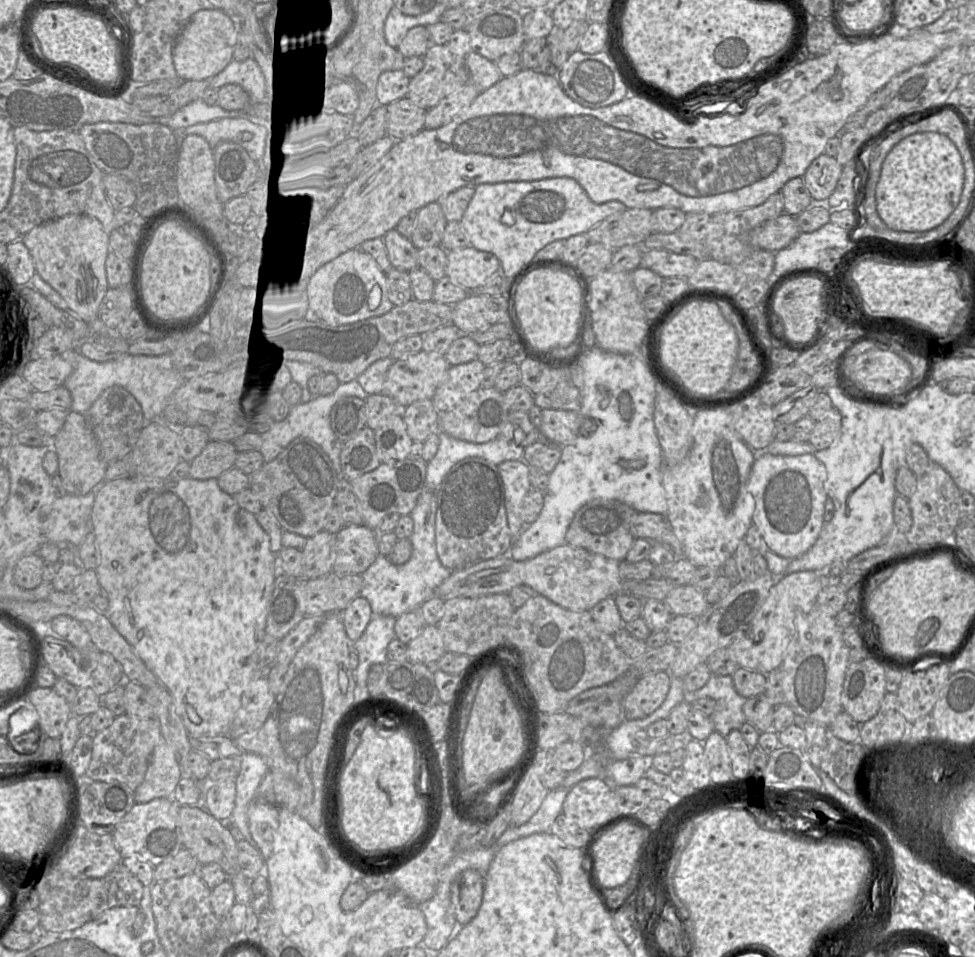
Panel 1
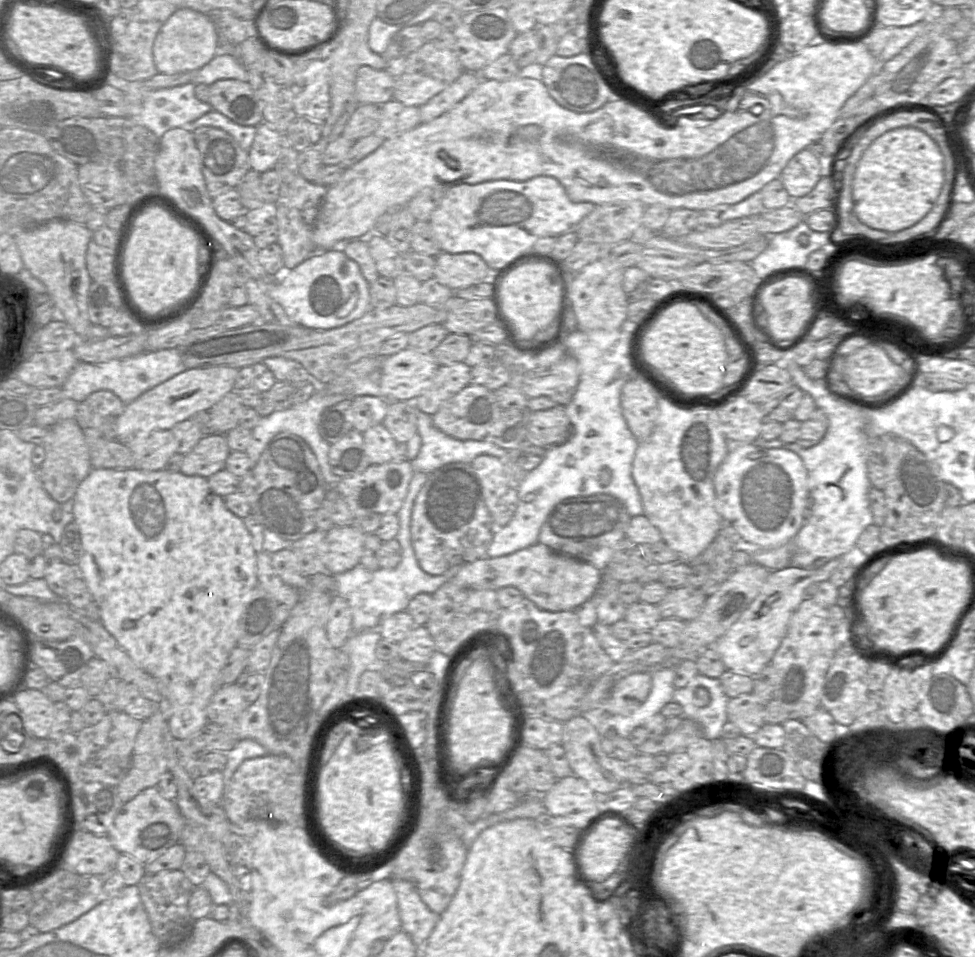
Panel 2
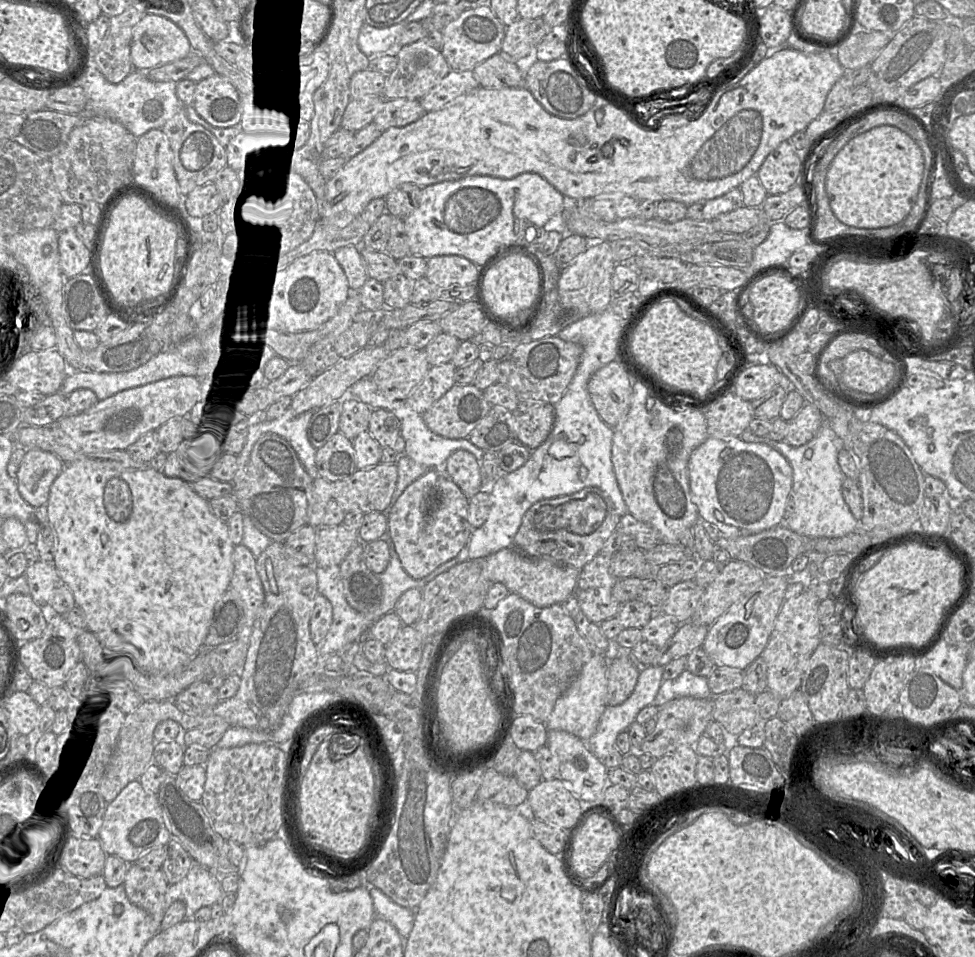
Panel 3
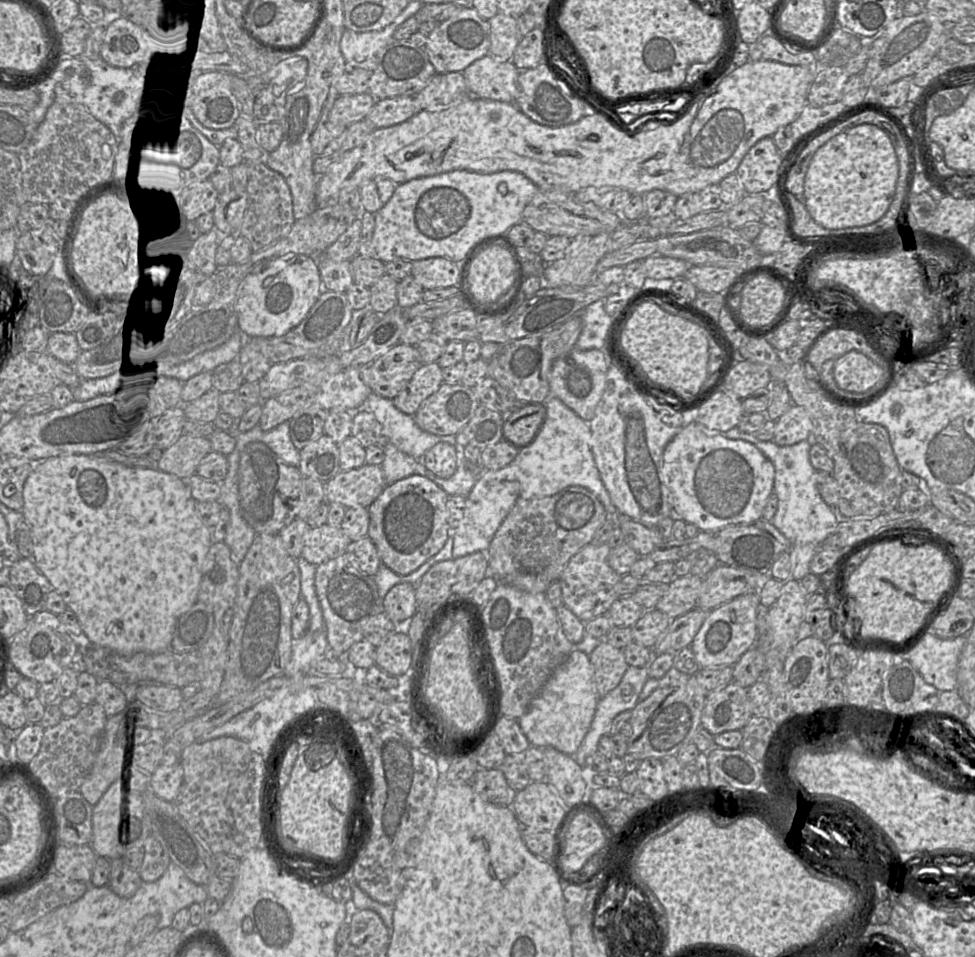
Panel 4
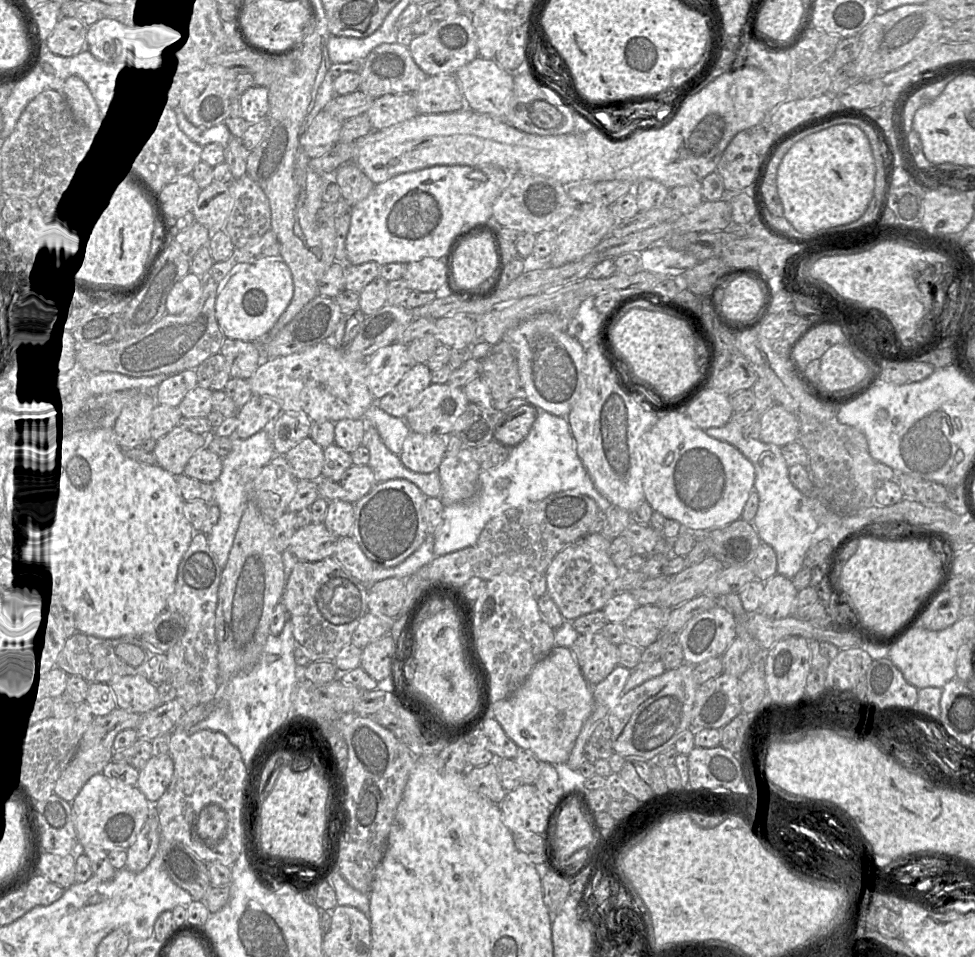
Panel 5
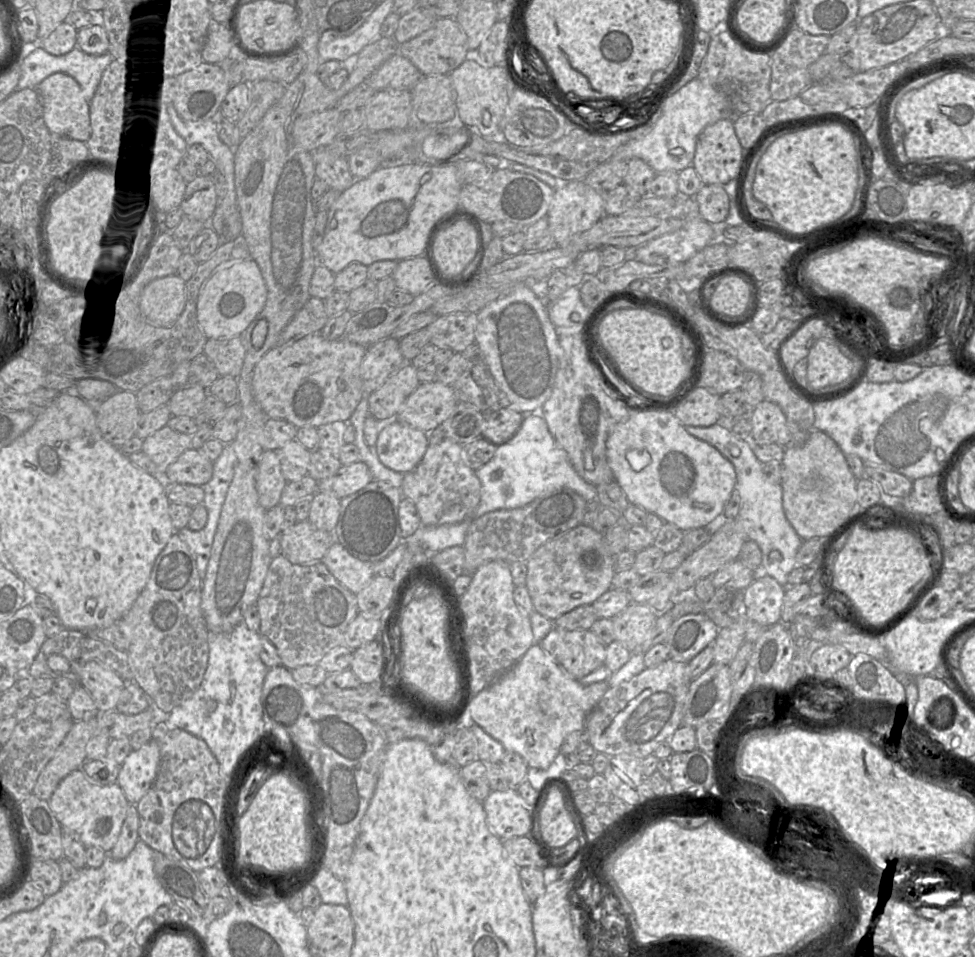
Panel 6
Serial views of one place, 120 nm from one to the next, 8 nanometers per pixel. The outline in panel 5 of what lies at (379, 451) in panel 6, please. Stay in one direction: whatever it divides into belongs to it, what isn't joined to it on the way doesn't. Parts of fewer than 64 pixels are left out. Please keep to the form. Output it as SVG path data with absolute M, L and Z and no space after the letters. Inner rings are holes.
M411 432L398 455L403 465L416 473L438 470L447 452L447 436Z

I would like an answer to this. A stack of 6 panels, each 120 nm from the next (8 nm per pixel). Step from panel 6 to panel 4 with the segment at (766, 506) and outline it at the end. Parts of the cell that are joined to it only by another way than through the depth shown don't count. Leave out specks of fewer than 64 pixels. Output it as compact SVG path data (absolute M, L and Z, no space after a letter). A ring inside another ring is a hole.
M737 427L724 433L731 440L741 440L754 445L767 457L775 468L774 494L778 499L777 511L771 523L791 542L788 551L791 577L800 580L810 571L810 562L821 543L837 527L839 521L833 509L823 500L817 488L817 470L811 465L809 451L812 440L804 440L791 446L779 446L773 441L760 441Z

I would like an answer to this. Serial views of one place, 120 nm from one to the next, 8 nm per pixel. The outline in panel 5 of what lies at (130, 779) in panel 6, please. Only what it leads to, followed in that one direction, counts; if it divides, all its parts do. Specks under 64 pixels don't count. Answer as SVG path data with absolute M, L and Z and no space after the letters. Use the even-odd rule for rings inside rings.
M169 754L152 756L140 769L136 786L151 804L167 790L174 775L174 762Z

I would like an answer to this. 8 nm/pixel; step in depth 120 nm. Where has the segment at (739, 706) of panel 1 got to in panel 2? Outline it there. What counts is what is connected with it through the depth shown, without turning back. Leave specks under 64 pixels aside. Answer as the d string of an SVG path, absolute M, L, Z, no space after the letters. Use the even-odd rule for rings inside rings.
M698 673L685 687L675 689L670 702L681 705L683 717L667 717L666 731L676 729L684 719L690 719L700 727L703 736L709 740L719 739L728 721L729 699L719 679Z

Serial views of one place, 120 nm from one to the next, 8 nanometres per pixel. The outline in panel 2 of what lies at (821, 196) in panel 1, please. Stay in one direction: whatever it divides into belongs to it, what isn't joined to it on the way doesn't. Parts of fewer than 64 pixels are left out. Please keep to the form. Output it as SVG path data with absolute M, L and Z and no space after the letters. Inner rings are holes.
M803 149L789 160L779 179L789 196L797 199L811 192L826 175L828 159L814 155L809 149Z

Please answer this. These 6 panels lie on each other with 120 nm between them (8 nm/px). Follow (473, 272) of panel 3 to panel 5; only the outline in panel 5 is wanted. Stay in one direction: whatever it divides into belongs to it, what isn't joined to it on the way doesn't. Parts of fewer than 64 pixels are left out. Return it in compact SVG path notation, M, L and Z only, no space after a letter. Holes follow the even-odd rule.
M451 256L426 257L406 264L402 277L412 291L441 293L447 290L451 271Z

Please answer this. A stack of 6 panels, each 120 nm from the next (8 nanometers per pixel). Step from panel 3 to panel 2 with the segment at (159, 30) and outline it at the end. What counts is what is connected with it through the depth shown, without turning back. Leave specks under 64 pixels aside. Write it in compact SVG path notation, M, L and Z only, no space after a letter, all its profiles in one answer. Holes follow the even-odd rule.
M178 9L160 29L154 45L153 59L158 72L191 72L208 64L219 53L219 34L212 18L192 9Z

